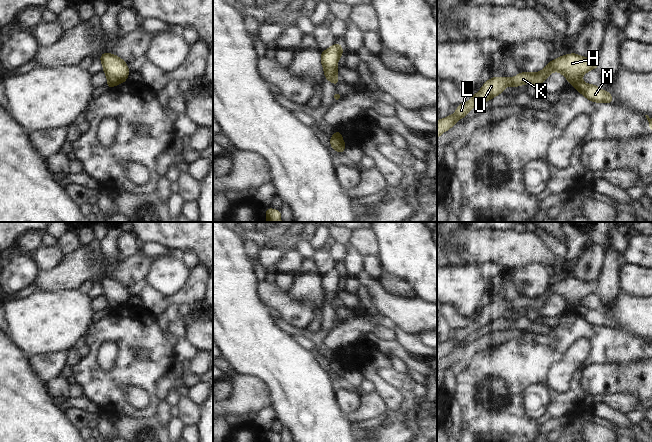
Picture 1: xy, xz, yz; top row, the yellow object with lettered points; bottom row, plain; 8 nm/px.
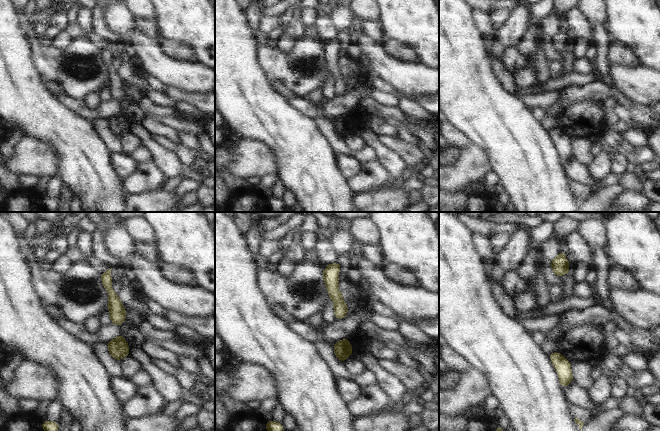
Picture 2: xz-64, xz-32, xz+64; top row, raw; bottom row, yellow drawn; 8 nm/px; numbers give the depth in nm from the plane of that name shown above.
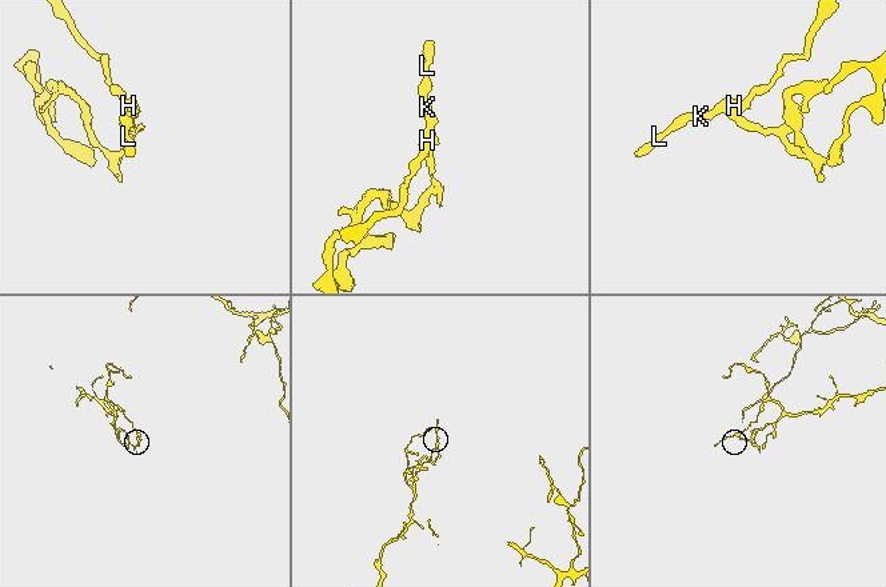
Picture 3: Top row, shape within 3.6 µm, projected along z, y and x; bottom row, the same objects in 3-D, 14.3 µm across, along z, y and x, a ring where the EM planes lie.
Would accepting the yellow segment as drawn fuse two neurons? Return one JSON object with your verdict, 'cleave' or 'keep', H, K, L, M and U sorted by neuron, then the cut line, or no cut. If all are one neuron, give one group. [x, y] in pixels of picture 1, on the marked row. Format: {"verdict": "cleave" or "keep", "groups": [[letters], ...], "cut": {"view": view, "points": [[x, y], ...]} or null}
{"verdict": "cleave", "groups": [["H", "K", "L", "U"], ["M"]], "cut": {"view": "yz", "points": [[580, 80], [574, 86]]}}

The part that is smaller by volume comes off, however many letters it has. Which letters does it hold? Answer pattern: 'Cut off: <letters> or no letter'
Cut off: M

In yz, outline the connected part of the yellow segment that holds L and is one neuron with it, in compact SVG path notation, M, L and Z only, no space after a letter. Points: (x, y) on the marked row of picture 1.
M572 53L550 61L542 71L537 73L523 72L514 78L492 77L483 84L482 89L471 97L467 103L458 105L454 115L449 115L446 119L437 121L437 138L455 125L458 119L465 117L472 108L499 95L508 85L518 87L530 83L539 86L553 71L558 71L567 78L568 82L575 86L577 82L581 81L581 77L586 72L597 69L598 64L599 57L585 58Z

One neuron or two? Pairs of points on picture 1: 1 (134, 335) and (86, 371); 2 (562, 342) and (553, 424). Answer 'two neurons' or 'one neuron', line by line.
1: one neuron
2: two neurons

